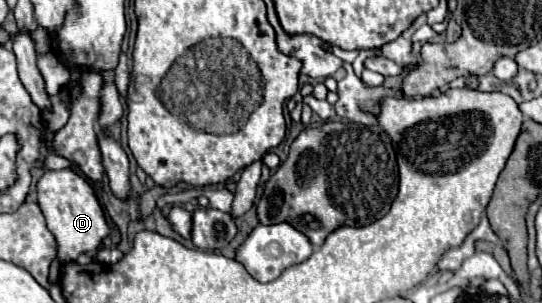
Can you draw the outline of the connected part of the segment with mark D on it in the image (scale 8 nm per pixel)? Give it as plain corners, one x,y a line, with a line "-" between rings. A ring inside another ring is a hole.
73,169
45,171
43,177
37,181
37,195
47,227
57,239
57,257
61,263
75,261
81,253
97,251
101,241
109,235
109,225
105,221
105,213
95,197
93,187

